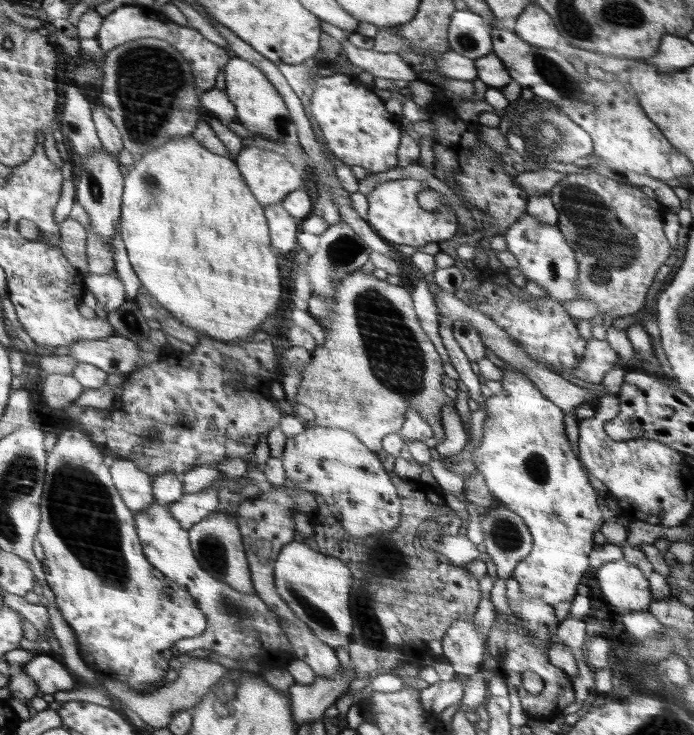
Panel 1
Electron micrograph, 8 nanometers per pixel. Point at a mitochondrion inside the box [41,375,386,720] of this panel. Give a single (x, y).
(82, 513)

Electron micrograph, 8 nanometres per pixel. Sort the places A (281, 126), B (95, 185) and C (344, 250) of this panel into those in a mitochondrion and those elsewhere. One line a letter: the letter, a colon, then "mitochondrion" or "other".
A: mitochondrion
B: mitochondrion
C: mitochondrion

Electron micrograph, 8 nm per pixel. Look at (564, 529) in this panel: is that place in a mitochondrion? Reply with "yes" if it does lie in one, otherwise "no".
no

